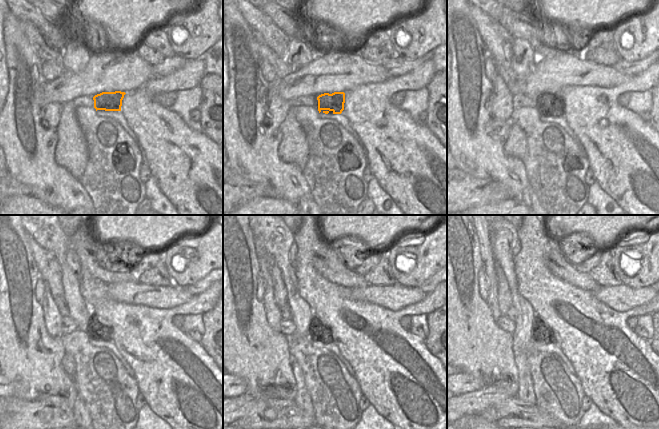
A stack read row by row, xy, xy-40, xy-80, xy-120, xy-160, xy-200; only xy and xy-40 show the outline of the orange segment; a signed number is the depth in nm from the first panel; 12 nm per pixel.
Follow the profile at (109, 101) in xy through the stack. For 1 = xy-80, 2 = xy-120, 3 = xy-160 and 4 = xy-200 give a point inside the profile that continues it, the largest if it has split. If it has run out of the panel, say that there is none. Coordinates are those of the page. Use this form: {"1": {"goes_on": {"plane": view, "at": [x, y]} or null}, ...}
{"1": {"goes_on": {"plane": "xy-80", "at": [557, 103]}}, "2": {"goes_on": {"plane": "xy-120", "at": [94, 332]}}, "3": {"goes_on": {"plane": "xy-160", "at": [324, 338]}}, "4": {"goes_on": {"plane": "xy-200", "at": [547, 338]}}}

